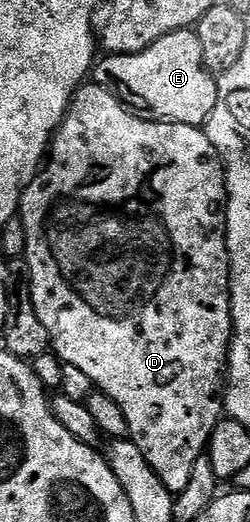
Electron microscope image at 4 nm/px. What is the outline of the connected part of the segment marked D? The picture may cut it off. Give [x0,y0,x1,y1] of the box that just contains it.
[20,84,234,496]

